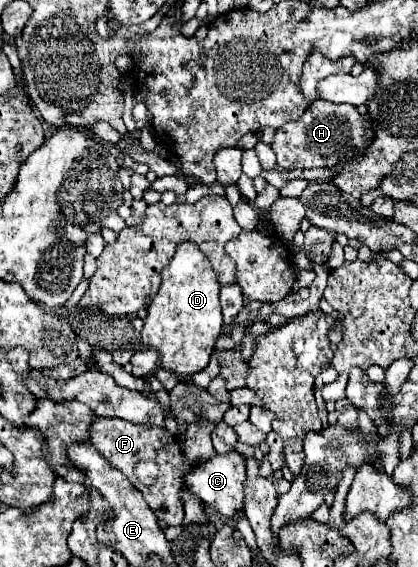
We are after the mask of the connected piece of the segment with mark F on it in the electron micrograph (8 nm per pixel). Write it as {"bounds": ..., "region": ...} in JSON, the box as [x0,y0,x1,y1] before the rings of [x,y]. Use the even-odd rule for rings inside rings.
{"bounds":[91,416,187,526],"region":[[[97,416],[97,420],[91,424],[91,444],[117,470],[121,470],[139,492],[143,492],[143,496],[147,498],[151,510],[161,520],[161,524],[181,526],[181,522],[183,522],[183,504],[179,500],[179,492],[183,488],[183,468],[187,468],[187,466],[185,466],[185,460],[183,460],[181,446],[179,446],[177,438],[173,438],[165,428],[141,426],[141,424],[133,424],[133,422],[119,420],[119,418],[101,418],[101,416]],[[145,458],[153,458],[159,464],[159,478],[155,480],[153,486],[143,486],[135,480],[135,472],[133,472],[135,464],[145,460]]]}

